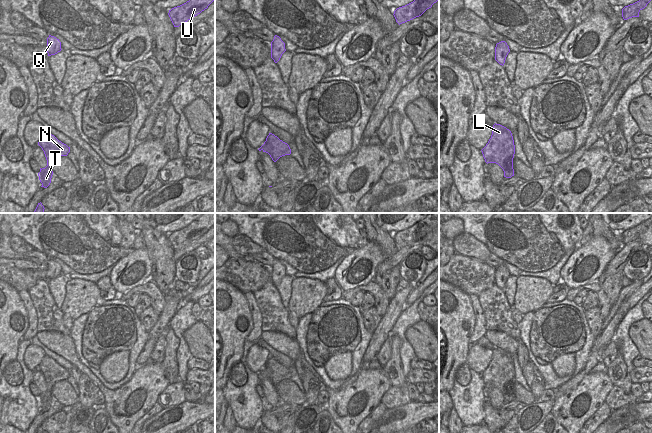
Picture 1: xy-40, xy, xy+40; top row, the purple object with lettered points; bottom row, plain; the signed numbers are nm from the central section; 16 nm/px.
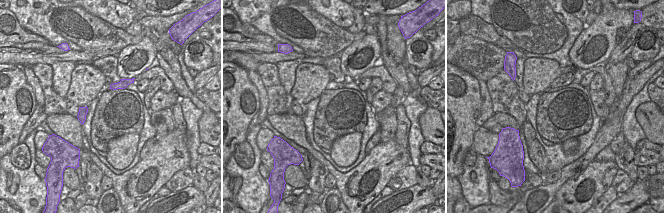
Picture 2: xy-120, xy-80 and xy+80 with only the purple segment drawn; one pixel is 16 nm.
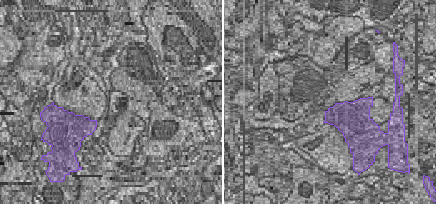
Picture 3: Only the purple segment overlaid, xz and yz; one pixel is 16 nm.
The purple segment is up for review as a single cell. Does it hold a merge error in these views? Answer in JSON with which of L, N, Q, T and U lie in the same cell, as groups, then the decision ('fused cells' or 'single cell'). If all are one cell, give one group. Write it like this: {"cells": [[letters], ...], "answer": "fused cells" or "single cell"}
{"cells": [["L", "Q"], ["N", "T", "U"]], "answer": "fused cells"}

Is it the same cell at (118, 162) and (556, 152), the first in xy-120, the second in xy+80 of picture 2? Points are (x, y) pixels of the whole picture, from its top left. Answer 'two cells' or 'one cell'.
two cells

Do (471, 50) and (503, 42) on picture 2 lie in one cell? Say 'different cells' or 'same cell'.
different cells

